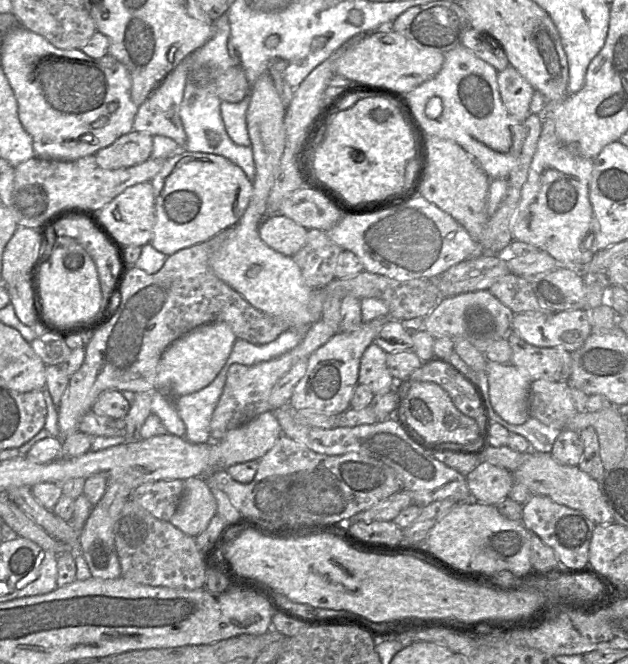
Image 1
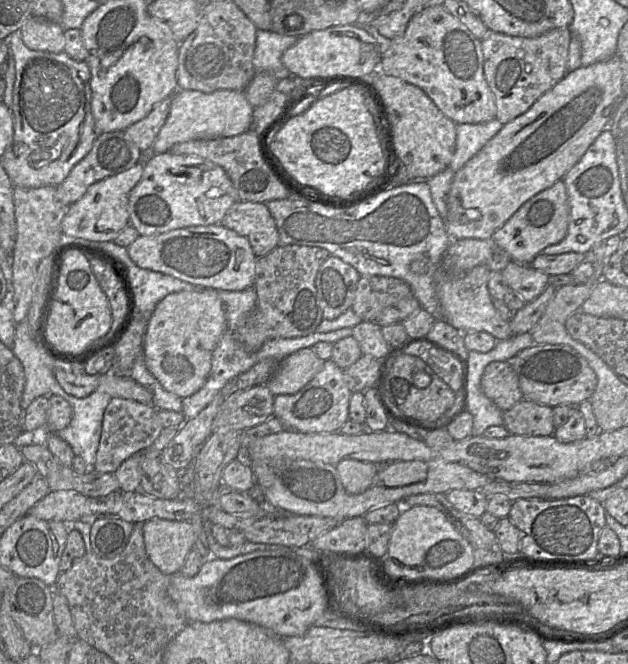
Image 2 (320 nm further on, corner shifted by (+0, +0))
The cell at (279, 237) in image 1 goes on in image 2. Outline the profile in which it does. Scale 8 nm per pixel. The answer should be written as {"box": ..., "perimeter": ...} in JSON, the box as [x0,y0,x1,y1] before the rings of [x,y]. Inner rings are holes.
{"box":[220,201,279,257],"perimeter":[[[237,201],[220,224],[246,237],[257,257],[265,256],[279,244],[276,222],[266,203]]]}

